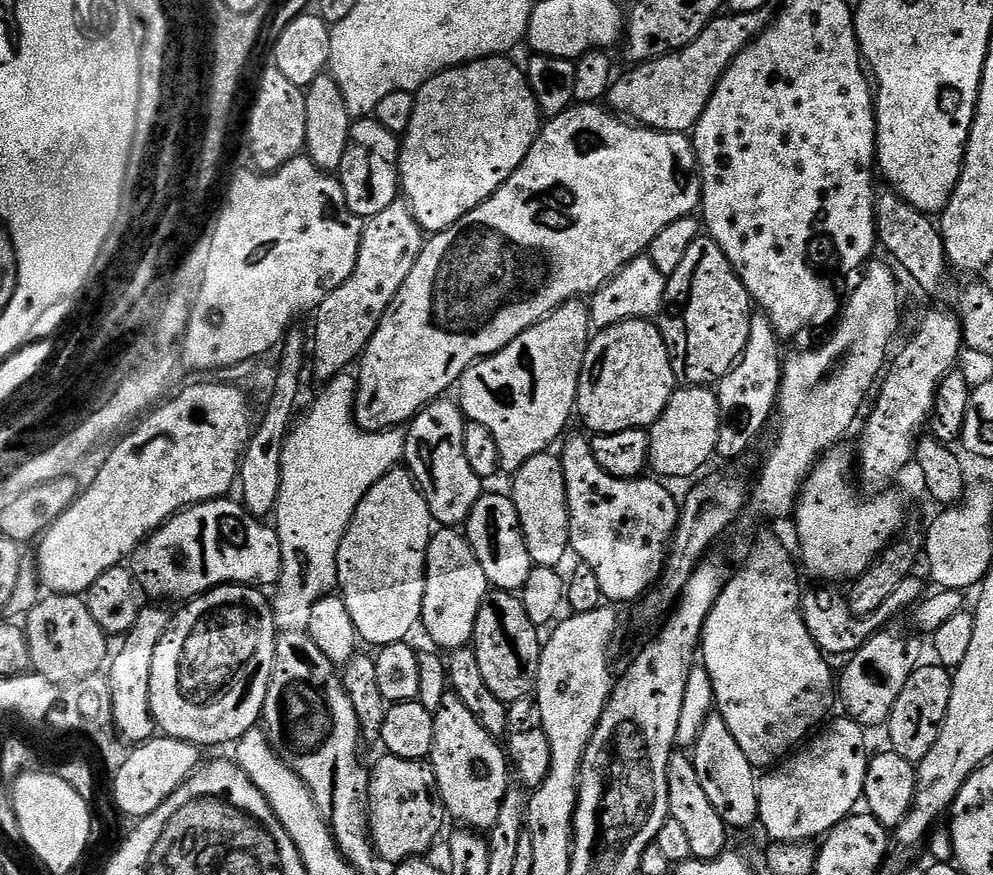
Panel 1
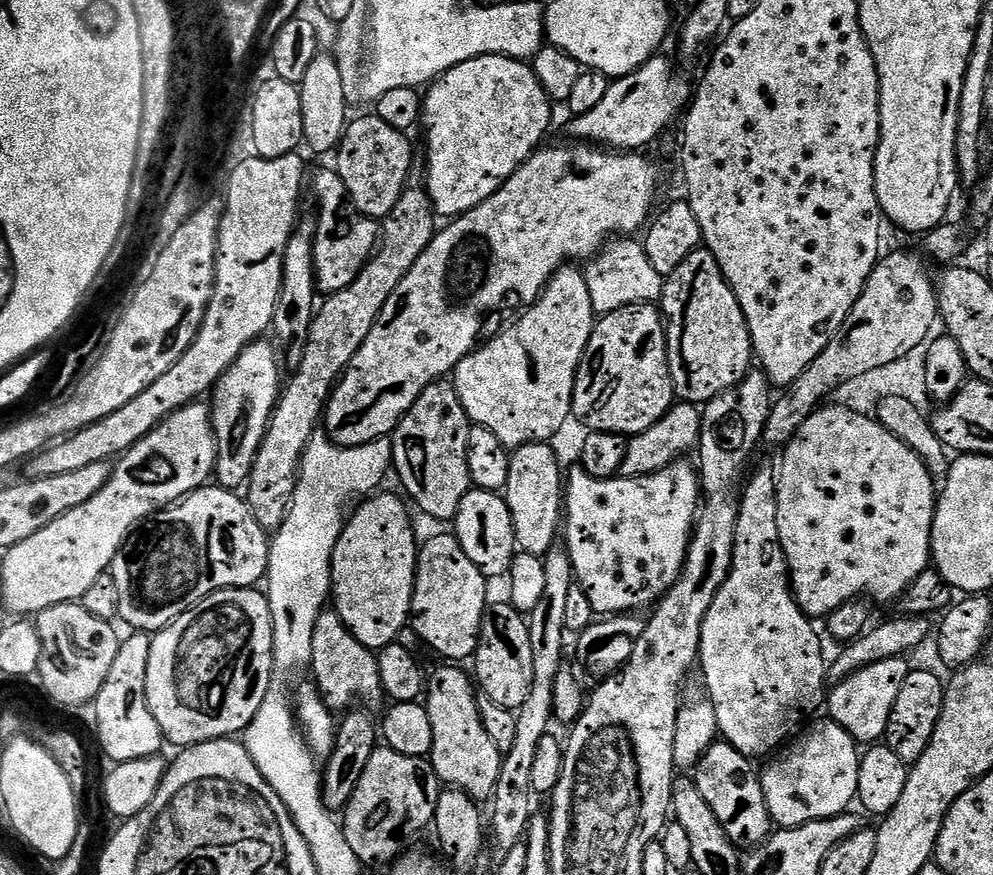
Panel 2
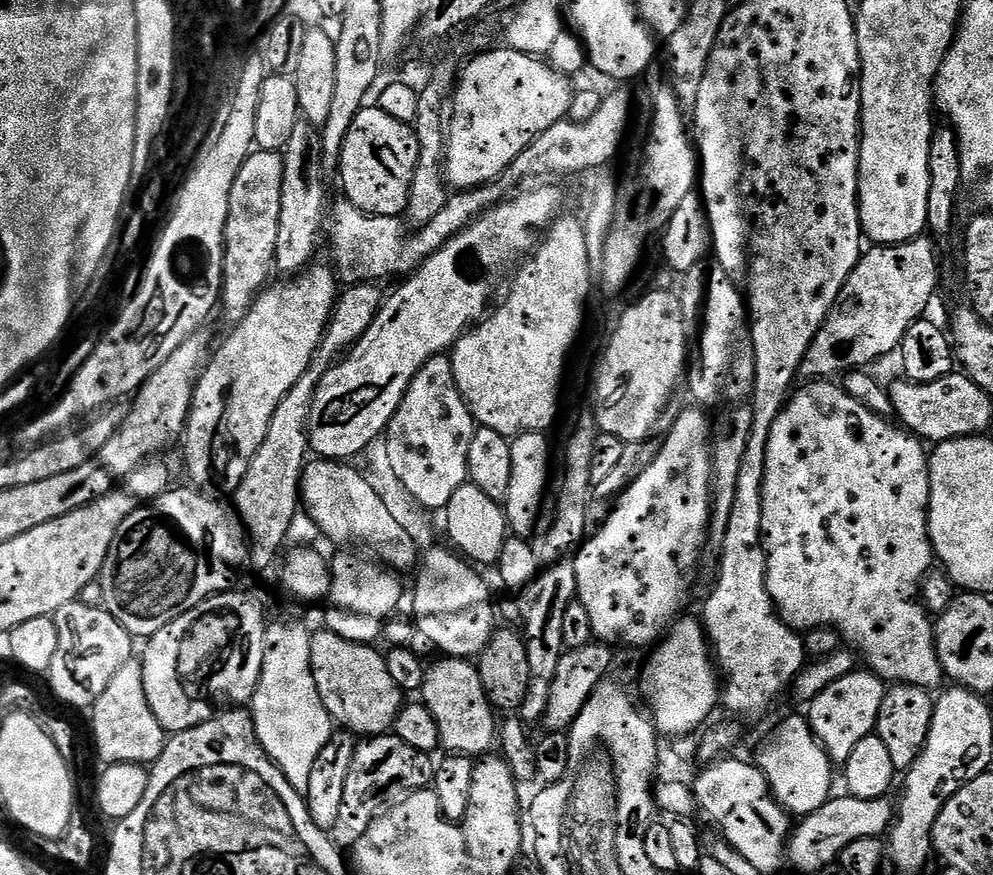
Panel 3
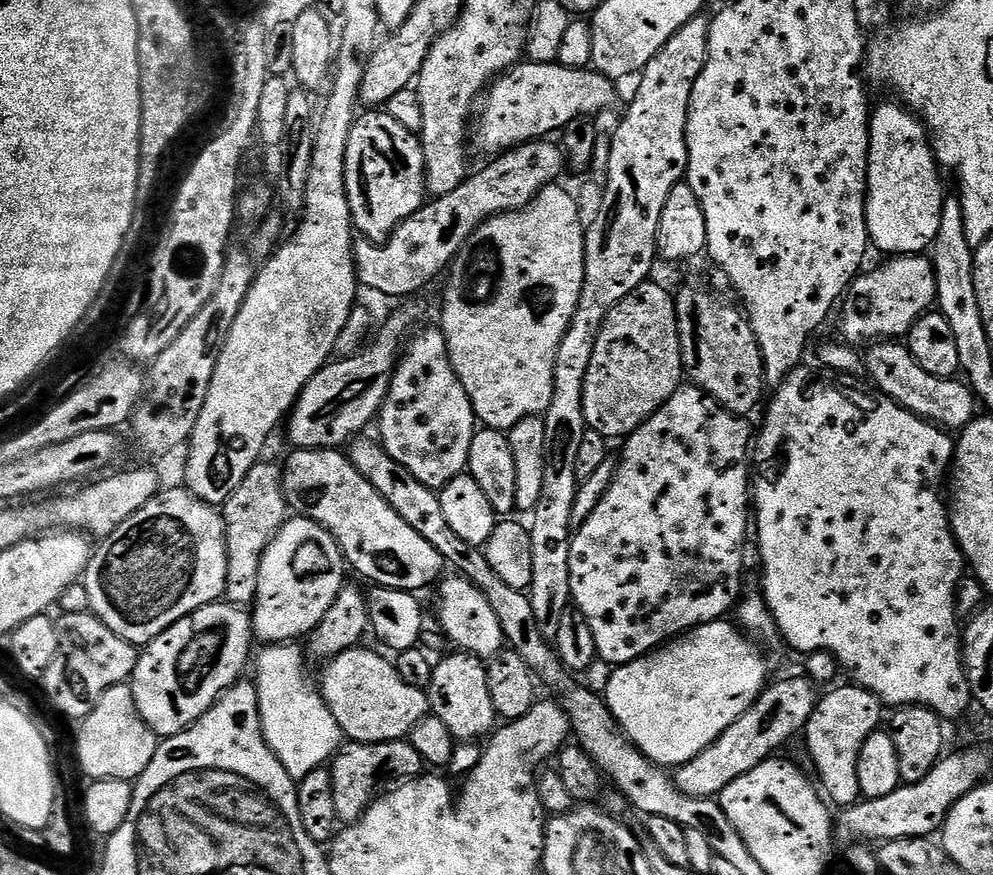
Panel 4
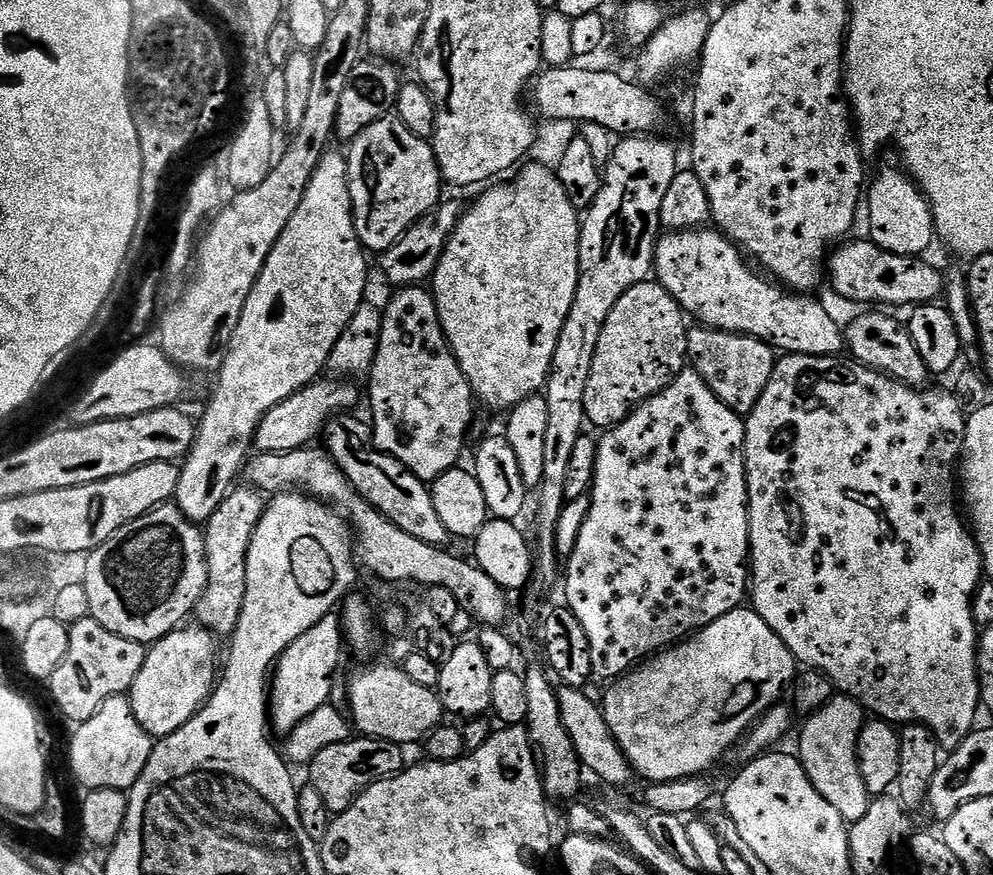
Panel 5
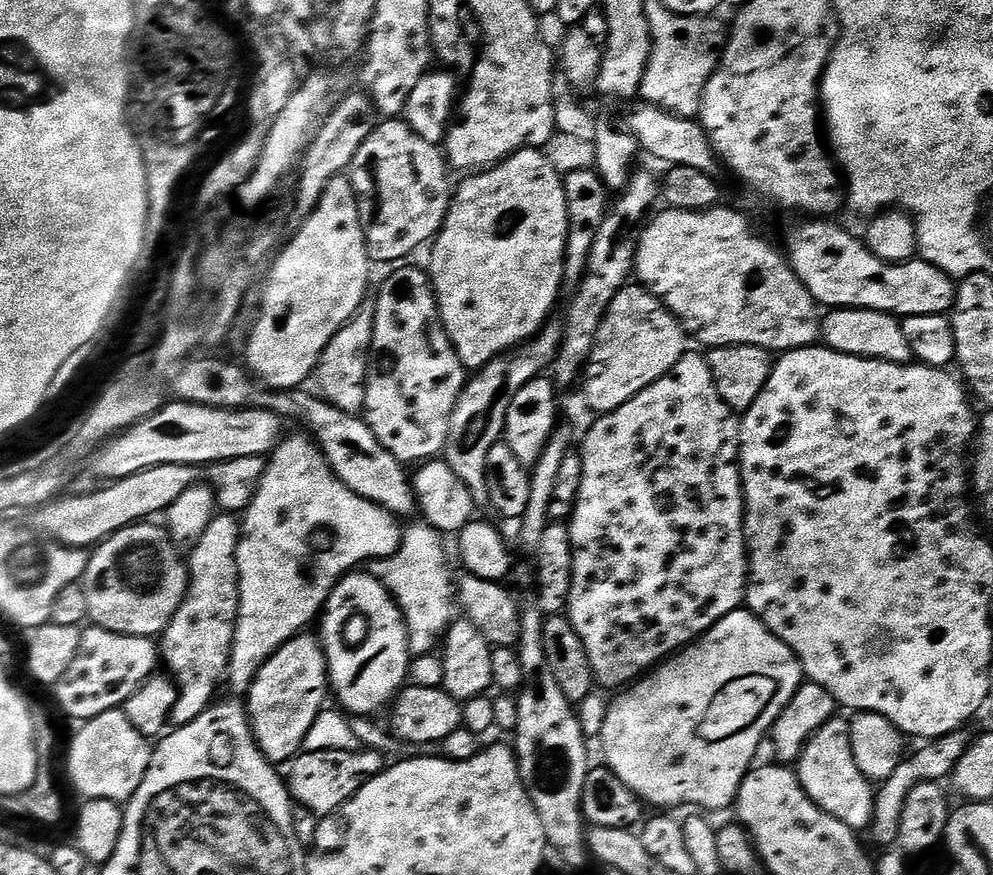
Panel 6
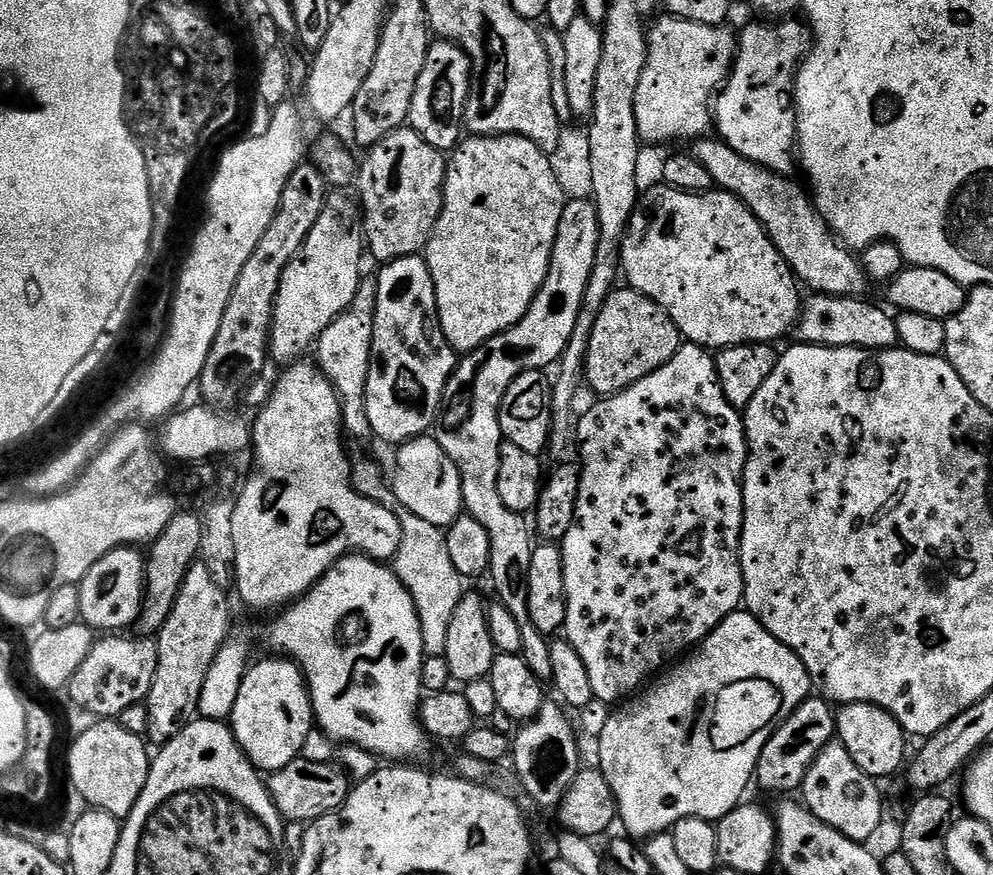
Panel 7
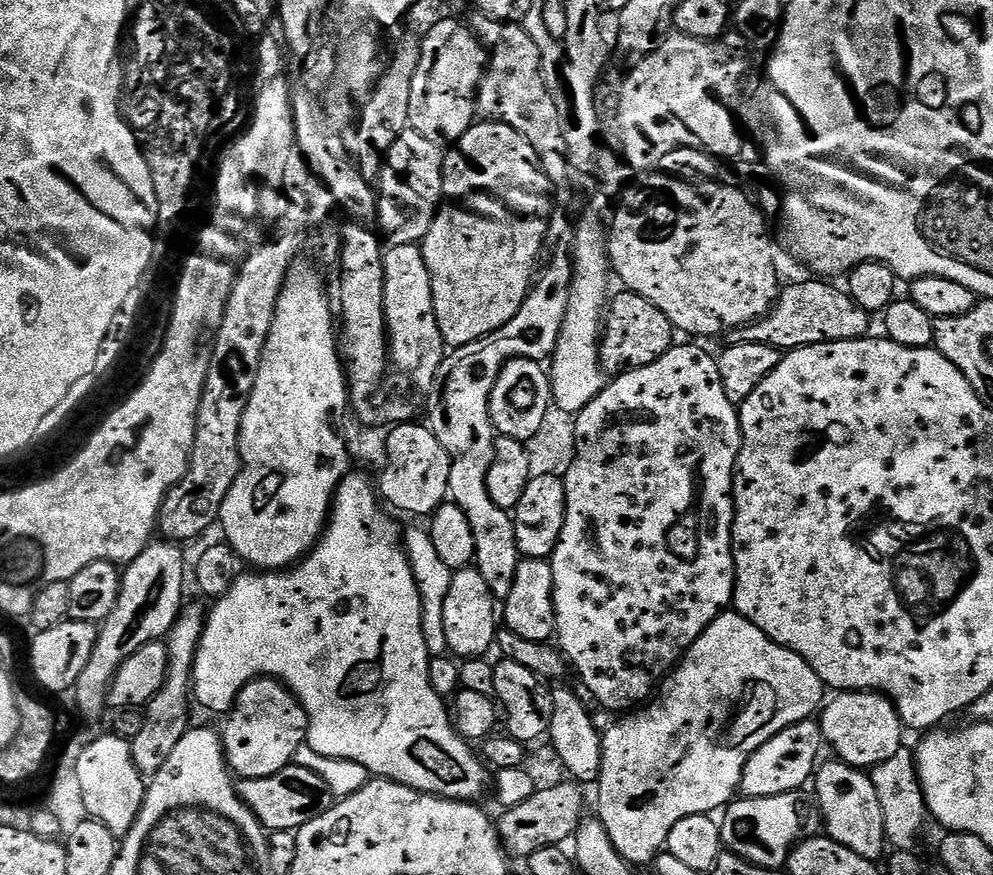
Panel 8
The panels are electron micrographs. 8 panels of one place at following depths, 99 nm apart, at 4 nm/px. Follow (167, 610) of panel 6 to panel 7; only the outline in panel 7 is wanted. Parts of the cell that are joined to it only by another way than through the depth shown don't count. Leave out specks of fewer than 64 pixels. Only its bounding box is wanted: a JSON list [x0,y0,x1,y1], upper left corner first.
[78,546,146,634]

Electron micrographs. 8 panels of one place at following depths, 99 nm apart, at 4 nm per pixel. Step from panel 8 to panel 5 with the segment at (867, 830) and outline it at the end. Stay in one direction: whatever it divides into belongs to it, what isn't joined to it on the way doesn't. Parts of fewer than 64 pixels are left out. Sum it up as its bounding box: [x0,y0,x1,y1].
[800,694,870,825]

